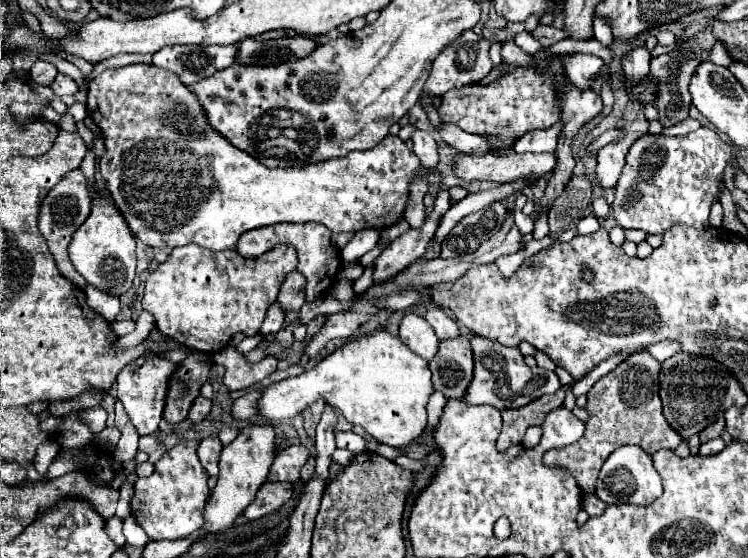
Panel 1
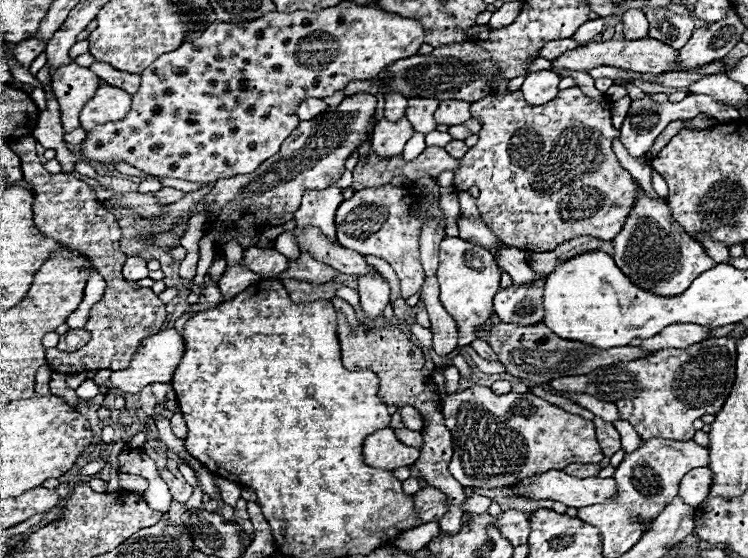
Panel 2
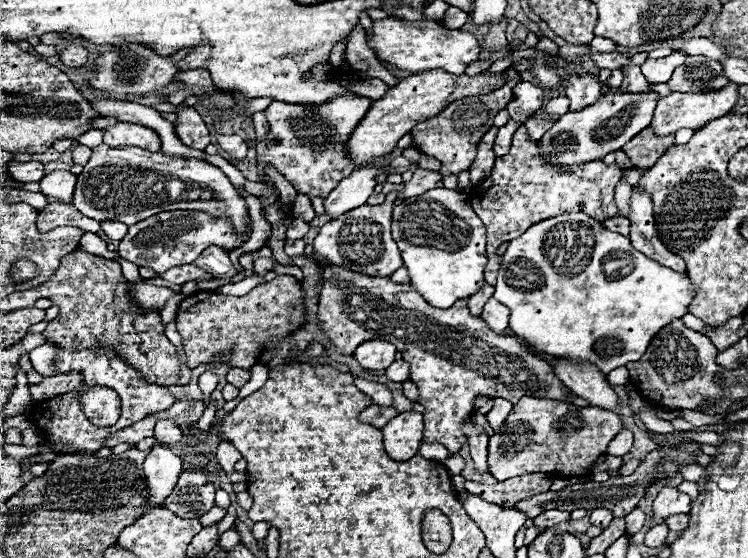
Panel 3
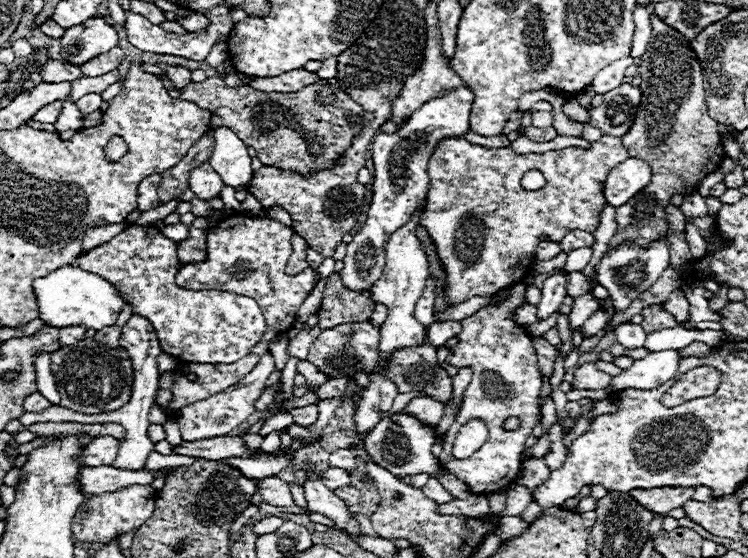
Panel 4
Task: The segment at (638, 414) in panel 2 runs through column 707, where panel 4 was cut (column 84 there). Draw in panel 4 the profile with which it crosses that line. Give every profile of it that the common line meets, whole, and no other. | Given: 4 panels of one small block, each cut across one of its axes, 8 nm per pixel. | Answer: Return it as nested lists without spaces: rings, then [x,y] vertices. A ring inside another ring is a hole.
[[[94,338],[76,346],[64,346],[52,354],[52,372],[60,390],[60,406],[82,414],[104,414],[128,404],[132,396],[134,368],[124,348],[106,348]]]

